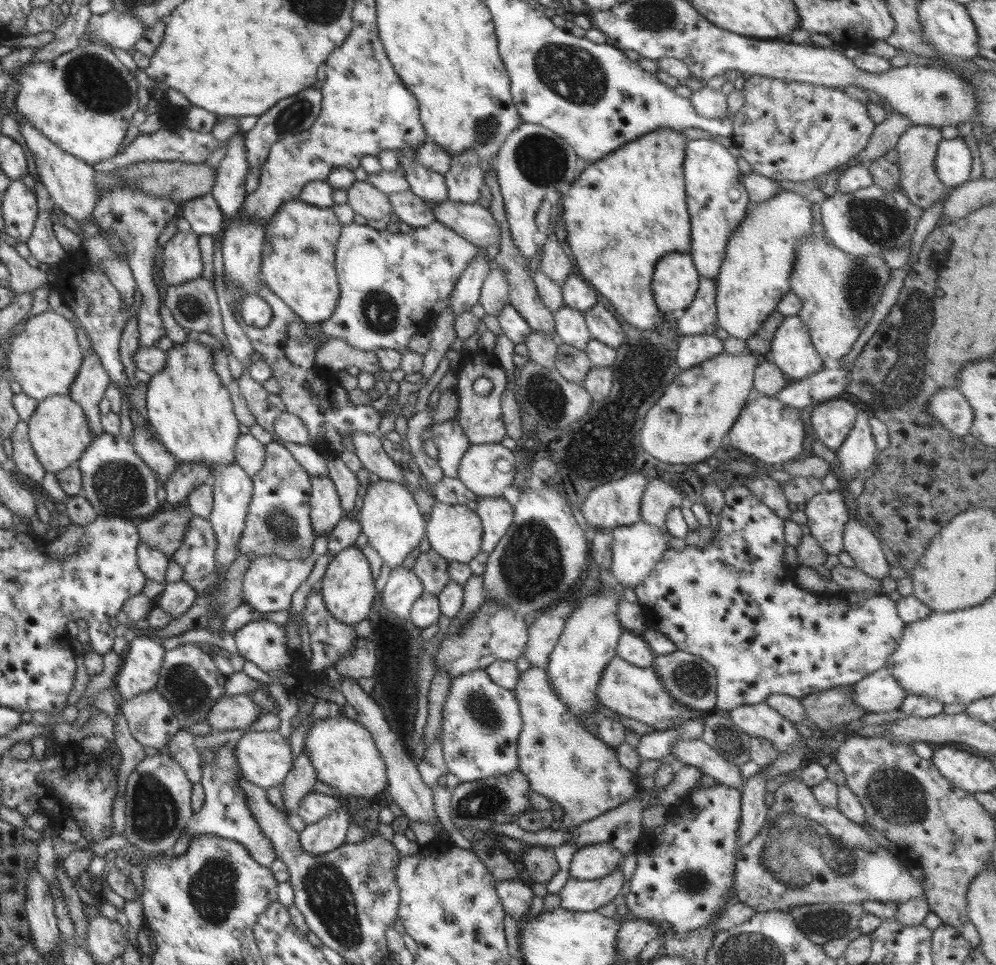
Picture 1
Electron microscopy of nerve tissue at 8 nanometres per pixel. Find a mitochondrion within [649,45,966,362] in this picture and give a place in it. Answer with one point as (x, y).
(882, 222)

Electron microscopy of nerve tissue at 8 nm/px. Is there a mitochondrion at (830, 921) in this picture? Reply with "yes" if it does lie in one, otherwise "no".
yes

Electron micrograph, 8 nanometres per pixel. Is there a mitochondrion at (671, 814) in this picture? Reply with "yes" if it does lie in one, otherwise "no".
no

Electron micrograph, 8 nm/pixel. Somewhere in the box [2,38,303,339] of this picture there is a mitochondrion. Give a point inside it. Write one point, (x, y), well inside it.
(90, 78)

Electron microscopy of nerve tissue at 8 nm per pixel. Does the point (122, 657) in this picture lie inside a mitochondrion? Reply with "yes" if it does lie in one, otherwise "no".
no

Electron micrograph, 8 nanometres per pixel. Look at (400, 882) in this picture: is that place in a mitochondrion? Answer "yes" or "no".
no

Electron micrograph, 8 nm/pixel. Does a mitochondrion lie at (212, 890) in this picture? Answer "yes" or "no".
yes

